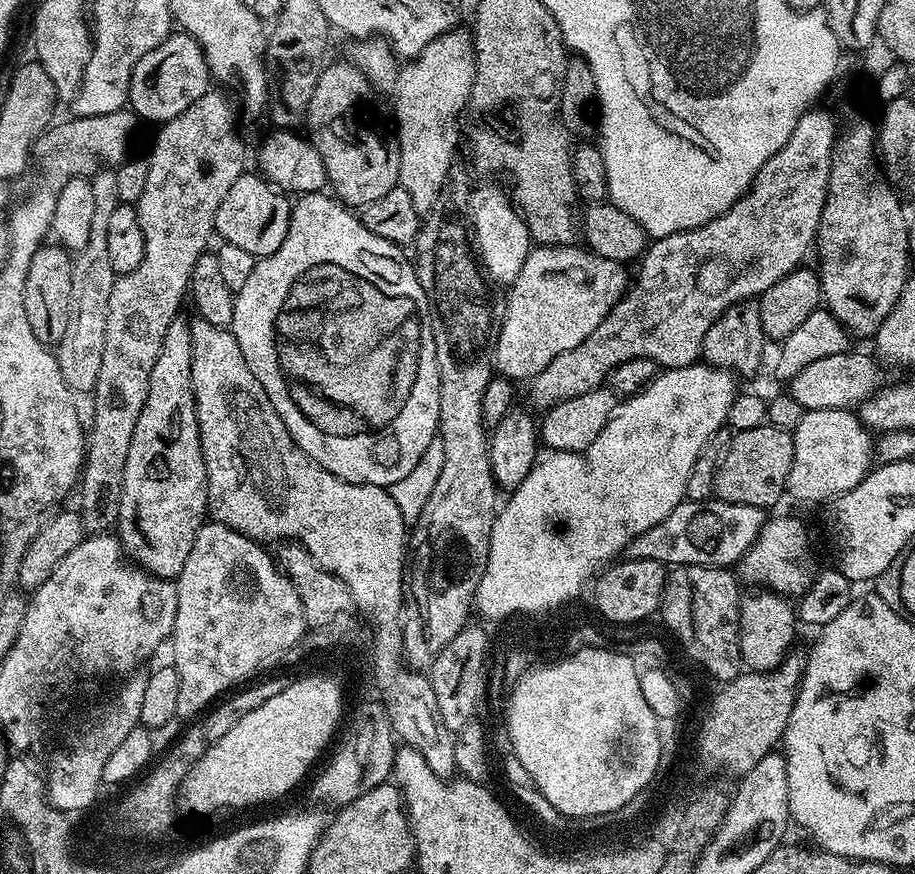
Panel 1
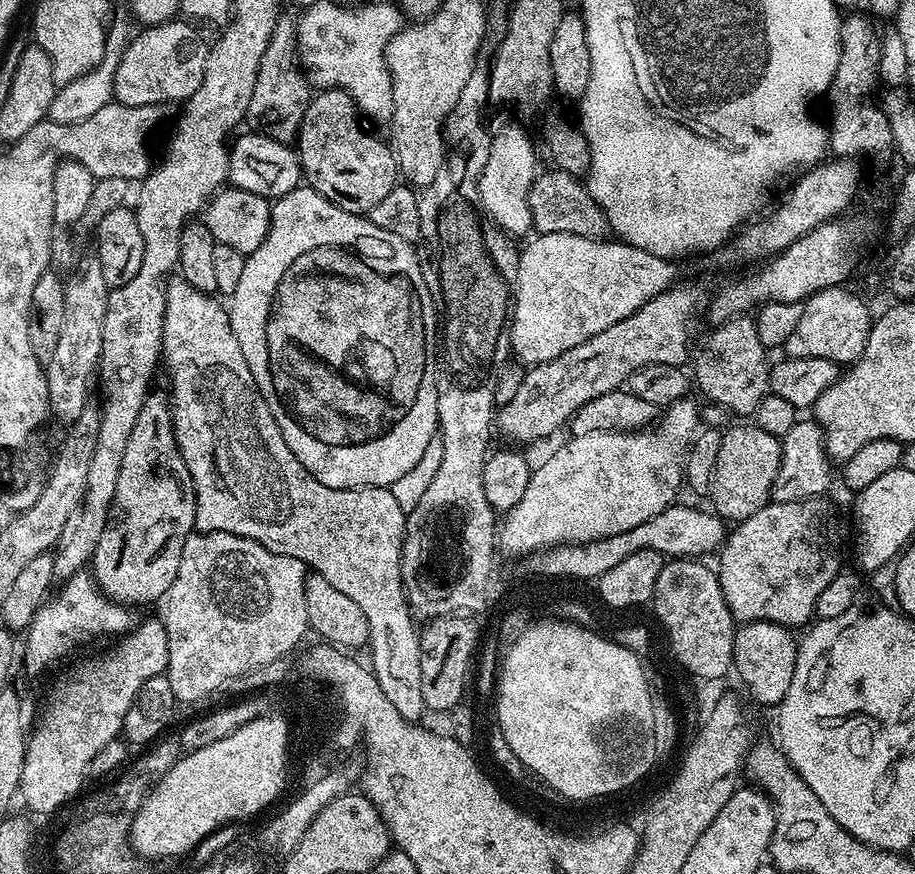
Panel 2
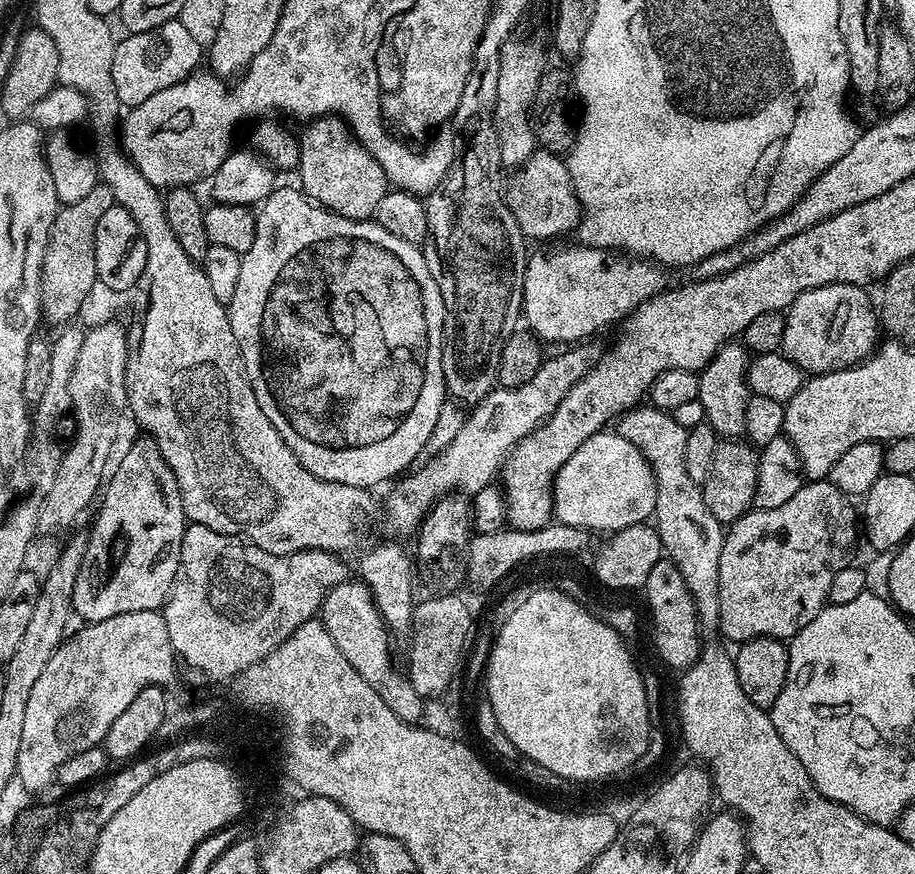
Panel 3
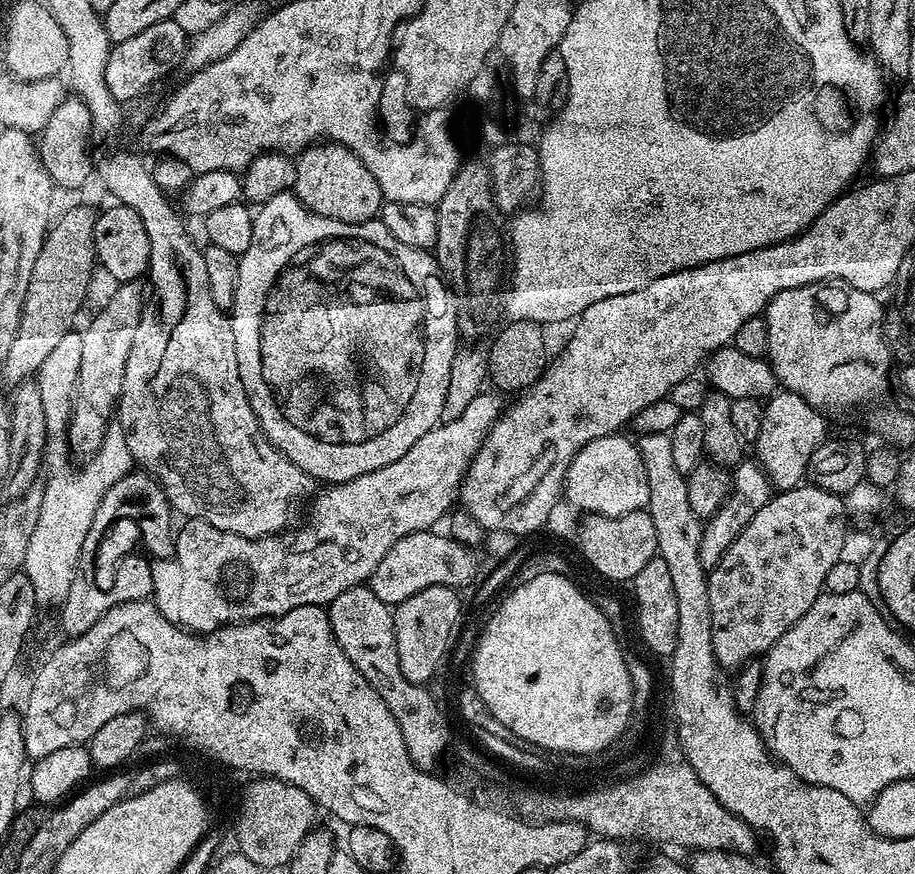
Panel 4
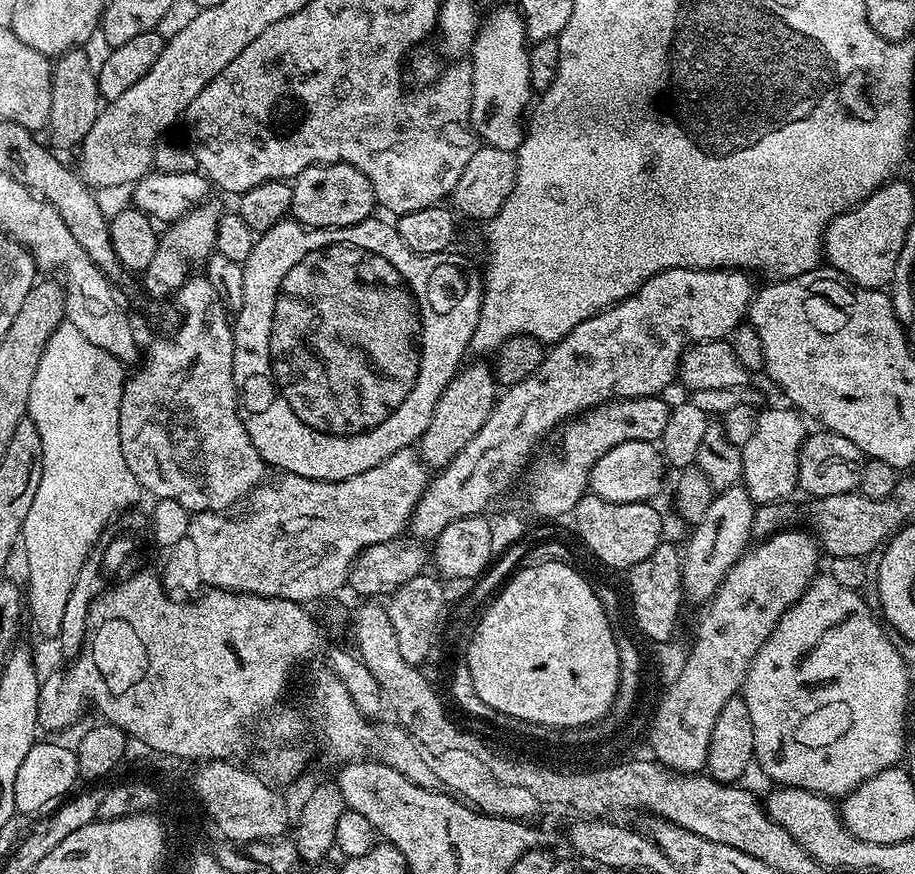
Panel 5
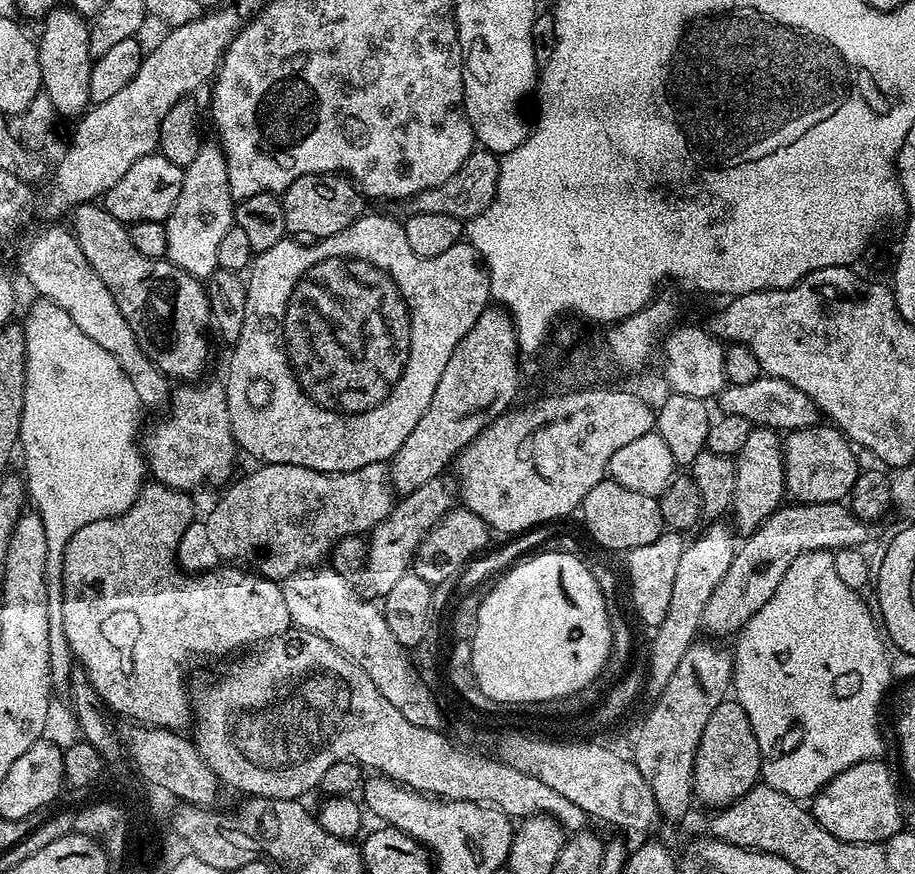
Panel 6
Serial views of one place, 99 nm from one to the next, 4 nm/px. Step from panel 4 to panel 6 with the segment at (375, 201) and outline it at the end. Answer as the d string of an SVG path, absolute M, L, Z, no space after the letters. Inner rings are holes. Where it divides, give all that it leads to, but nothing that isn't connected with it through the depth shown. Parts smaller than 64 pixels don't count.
M323 172L306 174L294 182L282 194L284 201L285 233L301 242L325 240L350 226L365 215L365 197L353 181L343 174Z

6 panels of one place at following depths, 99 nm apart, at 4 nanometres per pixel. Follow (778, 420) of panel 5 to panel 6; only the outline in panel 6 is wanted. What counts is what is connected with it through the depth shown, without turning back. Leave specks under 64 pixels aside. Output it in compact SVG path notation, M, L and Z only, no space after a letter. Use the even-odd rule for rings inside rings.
M753 427L750 438L746 438L742 450L738 450L734 458L736 473L730 517L735 531L741 537L758 530L758 526L762 526L762 522L766 522L766 518L770 518L770 514L774 514L785 503L784 458L782 436L774 428Z

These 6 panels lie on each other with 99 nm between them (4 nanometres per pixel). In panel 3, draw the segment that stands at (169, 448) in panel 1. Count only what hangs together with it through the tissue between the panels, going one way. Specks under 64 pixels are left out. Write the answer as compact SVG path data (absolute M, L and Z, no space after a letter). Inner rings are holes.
M150 438L143 439L125 450L116 473L114 468L107 477L106 487L99 501L100 509L96 512L96 521L88 532L86 554L82 558L82 570L78 570L78 582L74 582L72 603L73 613L77 617L81 616L88 624L96 624L118 614L163 609L164 601L172 591L172 584L176 581L180 569L186 517L182 506L182 494L178 490L178 478L174 478L174 470L166 466L166 458L162 458L154 441Z

